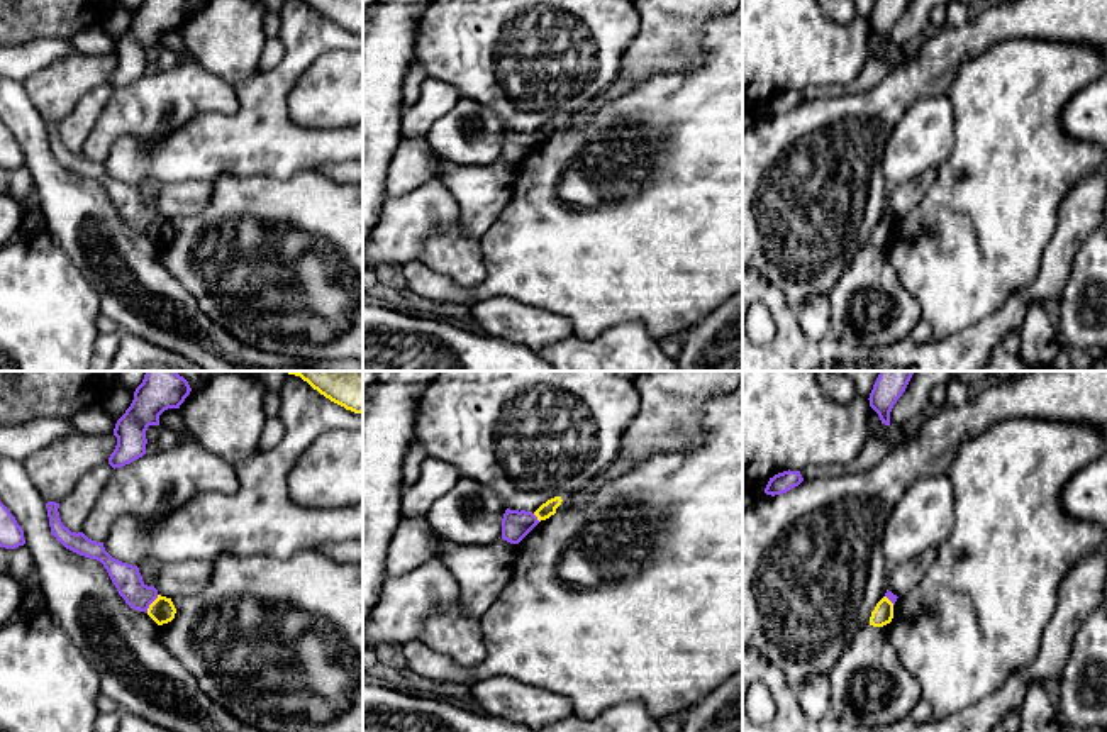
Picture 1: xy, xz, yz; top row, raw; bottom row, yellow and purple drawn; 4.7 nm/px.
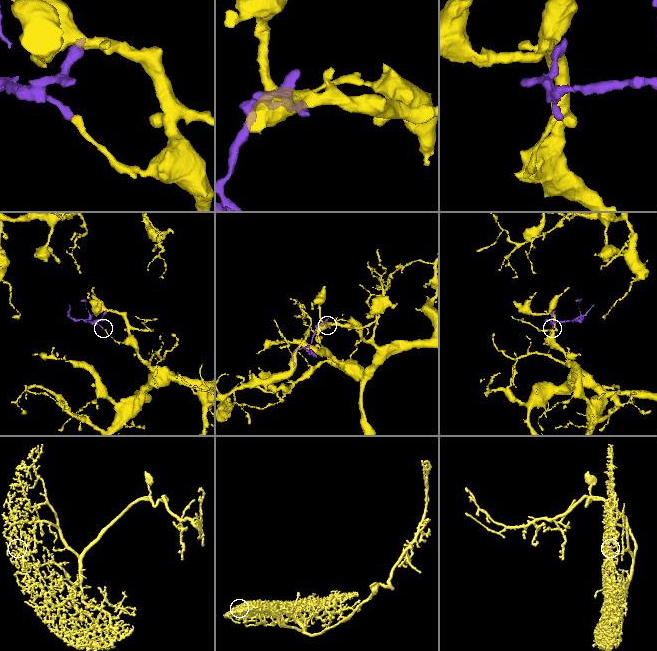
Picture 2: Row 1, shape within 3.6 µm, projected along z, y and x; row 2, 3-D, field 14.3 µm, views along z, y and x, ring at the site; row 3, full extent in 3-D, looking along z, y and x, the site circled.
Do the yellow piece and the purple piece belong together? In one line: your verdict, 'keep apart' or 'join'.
keep apart

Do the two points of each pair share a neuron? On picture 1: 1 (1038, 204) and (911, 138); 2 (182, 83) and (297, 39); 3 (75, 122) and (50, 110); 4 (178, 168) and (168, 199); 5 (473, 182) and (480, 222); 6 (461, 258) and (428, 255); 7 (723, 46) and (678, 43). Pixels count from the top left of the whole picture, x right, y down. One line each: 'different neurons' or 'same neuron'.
1: different neurons
2: different neurons
3: different neurons
4: different neurons
5: same neuron
6: same neuron
7: different neurons

